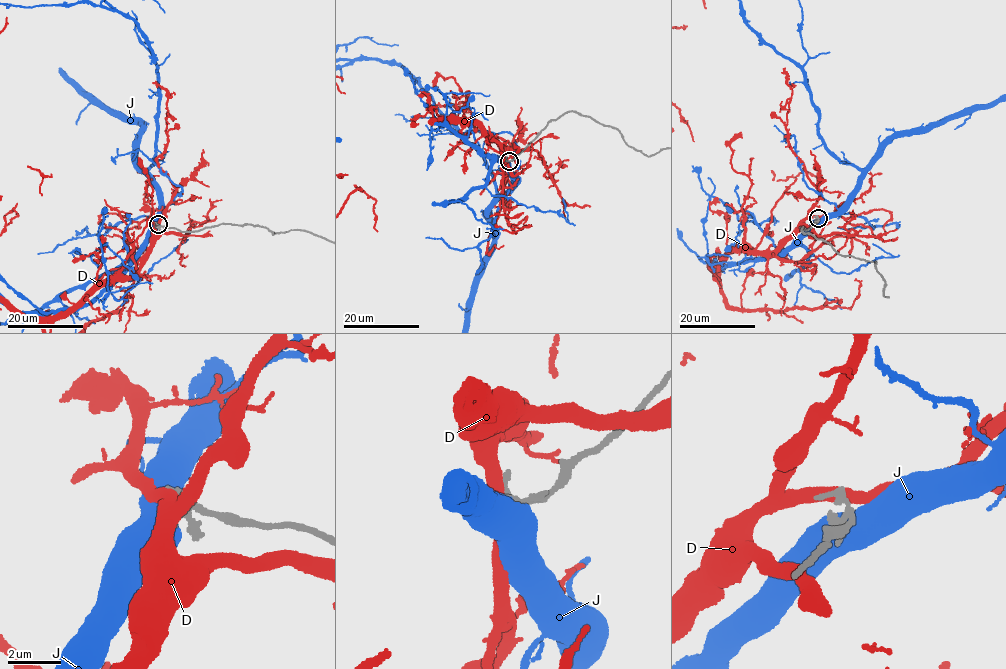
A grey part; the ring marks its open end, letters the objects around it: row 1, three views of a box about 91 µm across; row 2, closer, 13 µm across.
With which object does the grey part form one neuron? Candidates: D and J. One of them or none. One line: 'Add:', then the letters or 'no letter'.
Add: no letter

